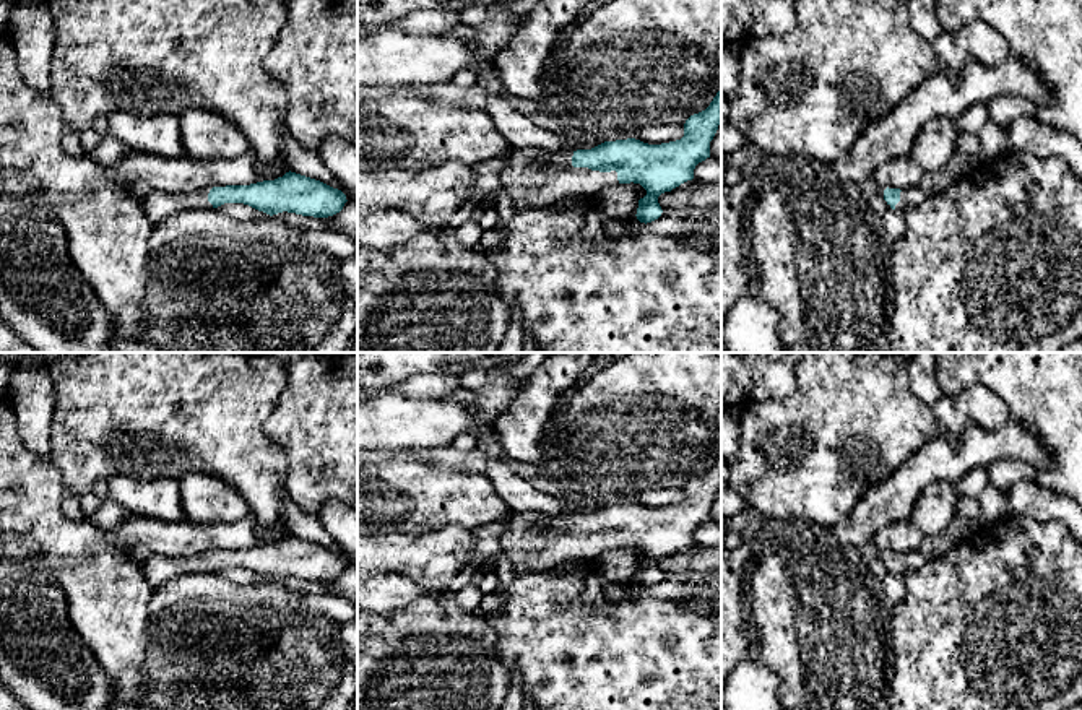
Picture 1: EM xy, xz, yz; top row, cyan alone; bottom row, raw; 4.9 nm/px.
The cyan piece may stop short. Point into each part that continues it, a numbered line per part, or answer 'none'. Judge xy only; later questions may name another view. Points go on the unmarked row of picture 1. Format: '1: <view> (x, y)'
1: xy (158, 569)

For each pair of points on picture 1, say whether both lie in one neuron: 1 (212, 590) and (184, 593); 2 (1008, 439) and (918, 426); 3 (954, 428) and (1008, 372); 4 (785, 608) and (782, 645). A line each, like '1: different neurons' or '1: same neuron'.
1: same neuron
2: different neurons
3: different neurons
4: same neuron

